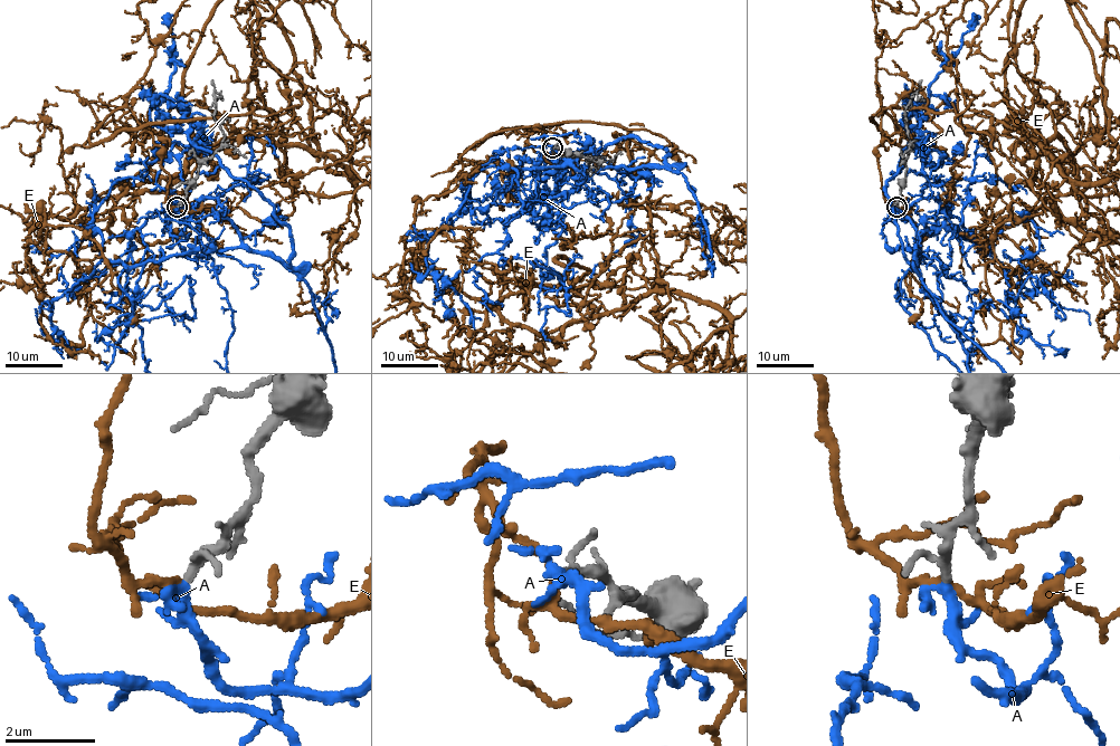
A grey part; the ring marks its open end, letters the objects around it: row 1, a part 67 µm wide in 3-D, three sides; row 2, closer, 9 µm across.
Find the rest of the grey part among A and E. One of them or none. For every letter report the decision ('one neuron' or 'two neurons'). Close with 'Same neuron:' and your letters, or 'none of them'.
A: one neuron
E: two neurons
Same neuron: A

